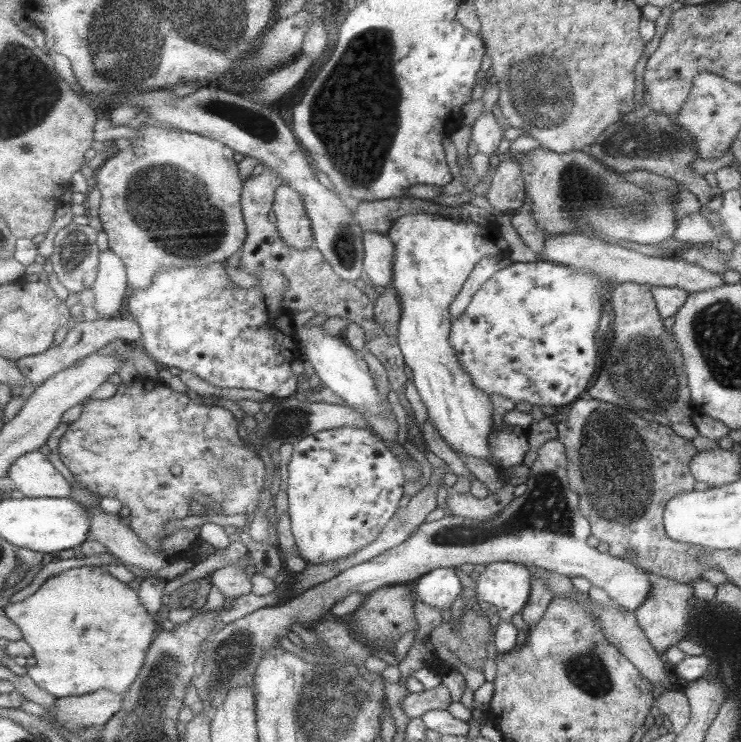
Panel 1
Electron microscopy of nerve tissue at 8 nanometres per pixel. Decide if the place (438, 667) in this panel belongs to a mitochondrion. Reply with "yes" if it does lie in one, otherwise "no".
no

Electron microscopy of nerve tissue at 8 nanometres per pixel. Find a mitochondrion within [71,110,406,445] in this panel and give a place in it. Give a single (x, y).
(159, 200)

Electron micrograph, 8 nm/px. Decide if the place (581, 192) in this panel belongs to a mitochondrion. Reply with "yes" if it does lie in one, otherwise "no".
yes

